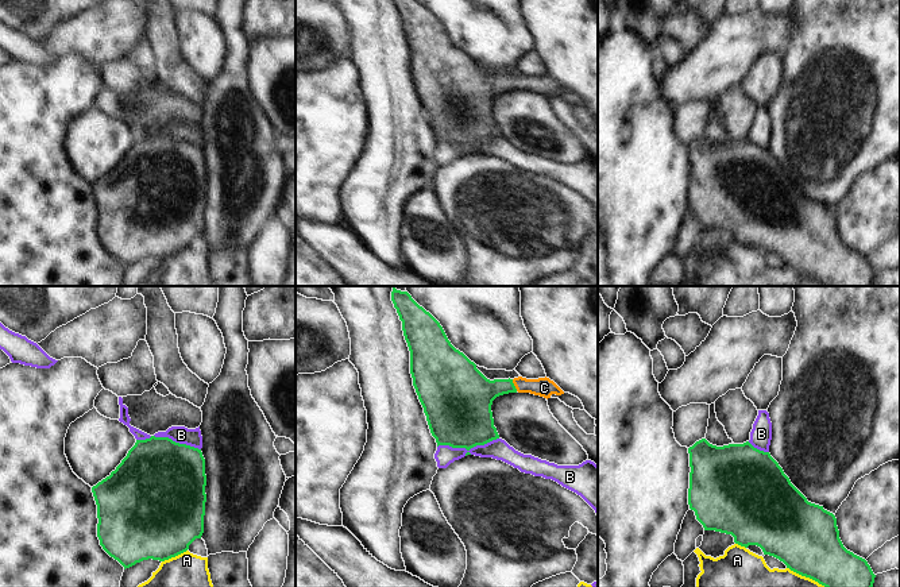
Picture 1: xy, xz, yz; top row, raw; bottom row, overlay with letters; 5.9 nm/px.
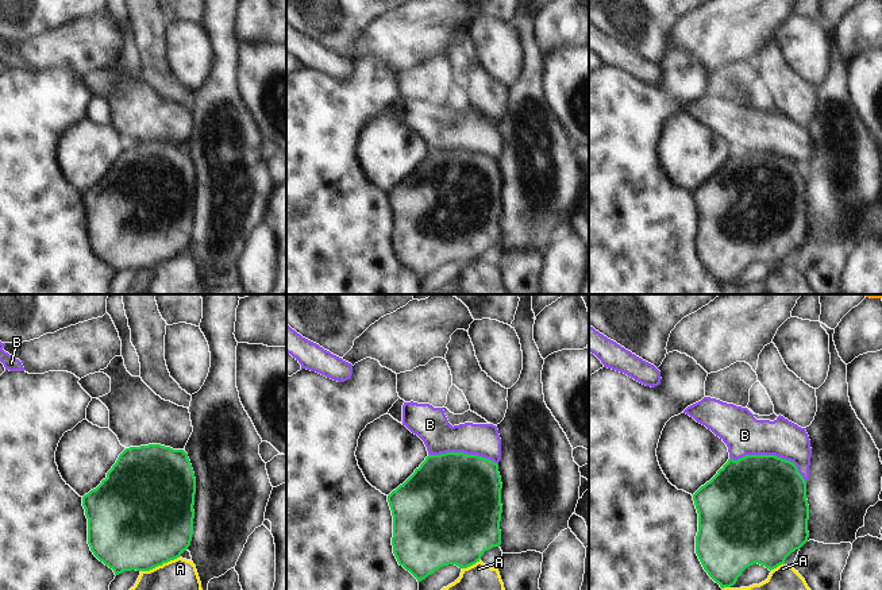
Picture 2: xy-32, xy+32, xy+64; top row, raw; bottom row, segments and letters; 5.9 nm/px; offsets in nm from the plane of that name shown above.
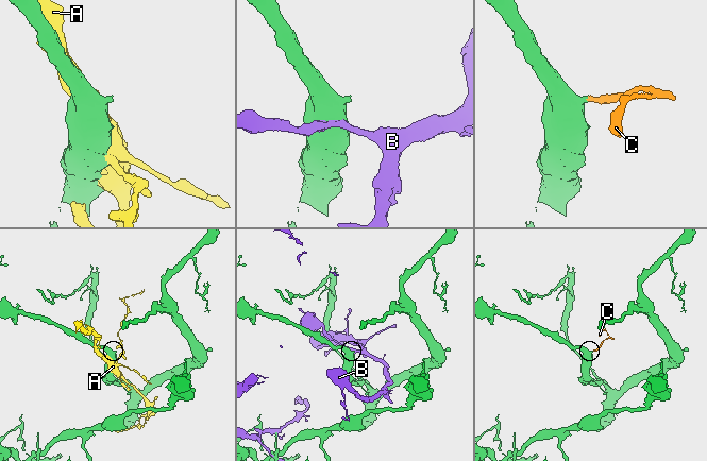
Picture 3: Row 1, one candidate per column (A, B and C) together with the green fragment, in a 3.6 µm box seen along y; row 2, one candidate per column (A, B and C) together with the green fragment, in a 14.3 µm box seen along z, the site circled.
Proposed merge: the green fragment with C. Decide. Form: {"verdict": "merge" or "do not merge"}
{"verdict": "merge"}

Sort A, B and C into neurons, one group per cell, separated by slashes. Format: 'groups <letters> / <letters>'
groups A / B / C

